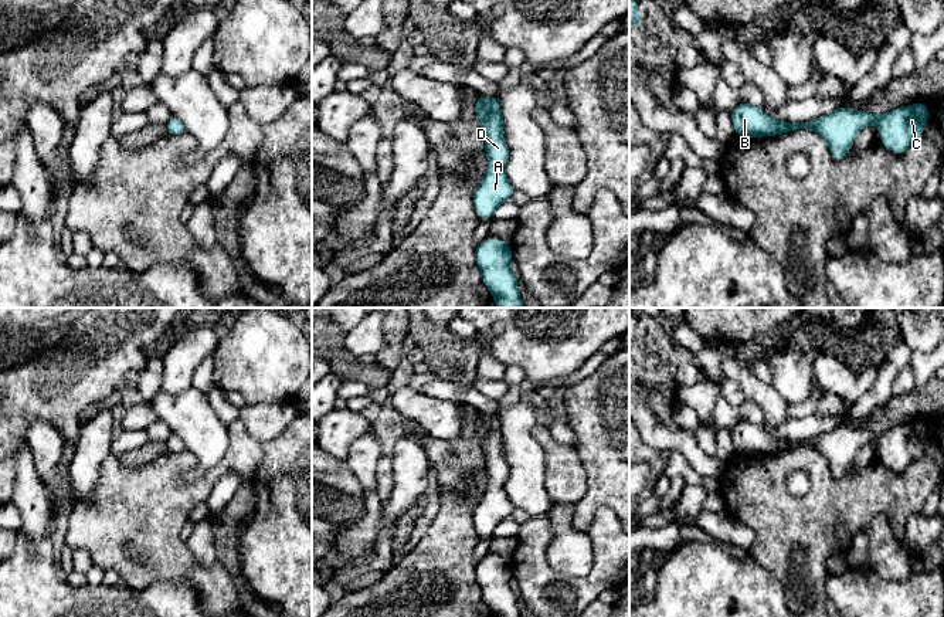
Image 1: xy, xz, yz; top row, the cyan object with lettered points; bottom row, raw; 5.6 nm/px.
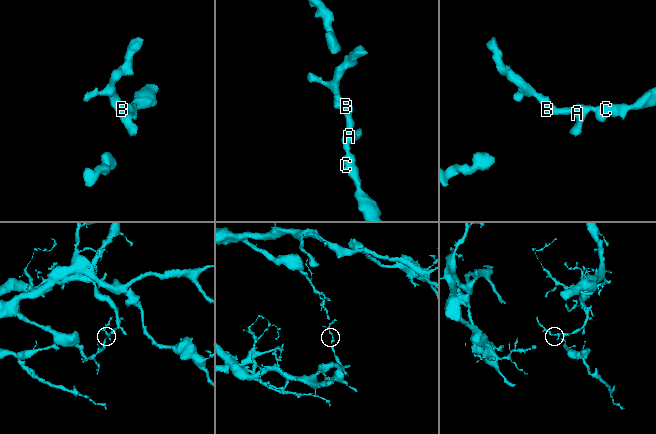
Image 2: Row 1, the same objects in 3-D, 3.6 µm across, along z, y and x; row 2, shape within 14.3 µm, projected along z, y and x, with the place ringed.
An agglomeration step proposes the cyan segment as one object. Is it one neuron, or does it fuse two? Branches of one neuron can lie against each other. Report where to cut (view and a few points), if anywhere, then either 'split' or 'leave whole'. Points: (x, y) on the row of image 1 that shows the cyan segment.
no cut; leave whole

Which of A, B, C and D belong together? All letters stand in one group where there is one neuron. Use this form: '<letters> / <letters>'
A B C D

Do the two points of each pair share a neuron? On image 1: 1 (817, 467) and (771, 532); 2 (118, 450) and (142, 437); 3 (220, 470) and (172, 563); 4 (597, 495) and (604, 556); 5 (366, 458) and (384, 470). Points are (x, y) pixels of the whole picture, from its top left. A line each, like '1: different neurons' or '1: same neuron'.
1: same neuron
2: same neuron
3: same neuron
4: different neurons
5: different neurons

